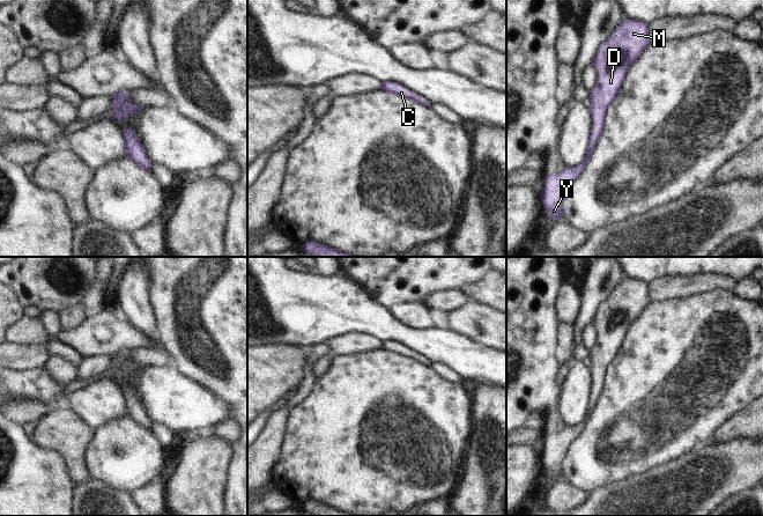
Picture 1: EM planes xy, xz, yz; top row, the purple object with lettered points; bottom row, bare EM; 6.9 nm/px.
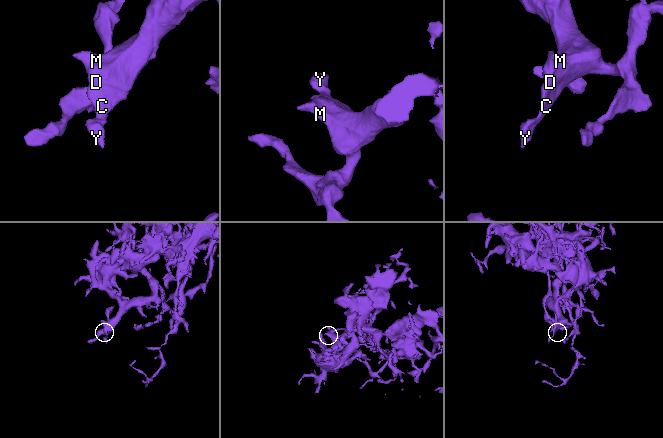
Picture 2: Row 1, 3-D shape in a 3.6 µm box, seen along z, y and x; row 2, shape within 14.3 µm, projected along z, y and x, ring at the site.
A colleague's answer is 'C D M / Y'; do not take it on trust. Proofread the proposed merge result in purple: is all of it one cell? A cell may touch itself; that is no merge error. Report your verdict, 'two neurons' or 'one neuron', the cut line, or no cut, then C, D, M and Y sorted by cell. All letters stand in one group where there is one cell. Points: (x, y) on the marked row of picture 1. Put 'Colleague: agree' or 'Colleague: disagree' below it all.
one neuron; no cut; C D M Y
Colleague: disagree

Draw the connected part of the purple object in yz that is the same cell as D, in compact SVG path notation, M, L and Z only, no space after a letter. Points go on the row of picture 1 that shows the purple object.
M625 17L612 36L600 45L594 60L598 83L591 91L590 110L593 125L586 156L578 167L565 167L561 172L545 177L540 199L546 213L553 220L563 219L565 198L593 155L605 128L607 109L621 91L629 66L638 59L650 43L649 24Z

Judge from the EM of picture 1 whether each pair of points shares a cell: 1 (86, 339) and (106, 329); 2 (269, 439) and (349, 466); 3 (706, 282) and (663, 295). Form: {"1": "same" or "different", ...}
{"1": "same", "2": "different", "3": "same"}

